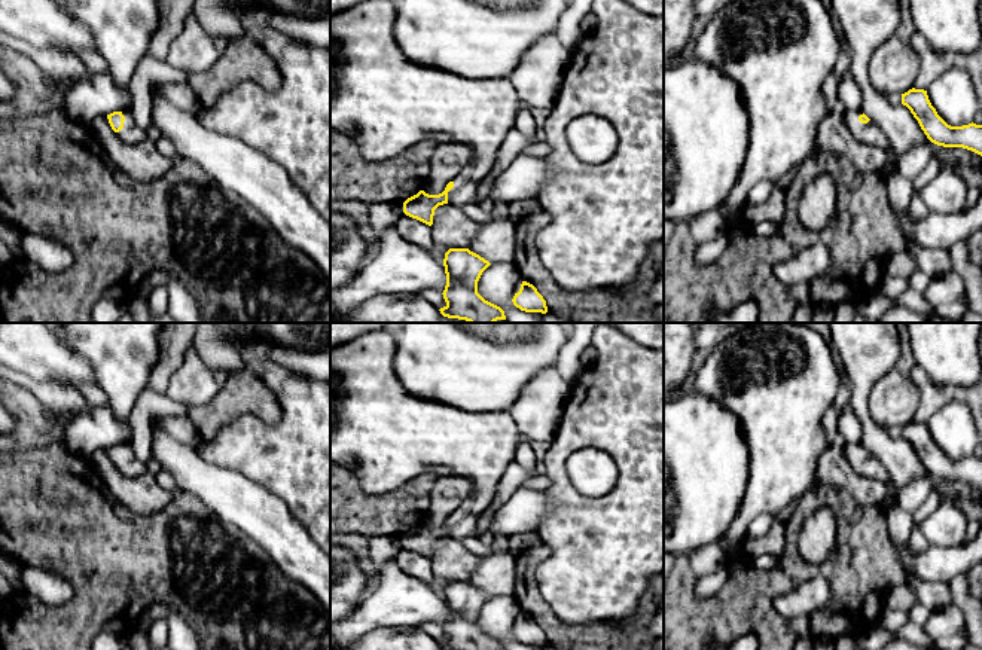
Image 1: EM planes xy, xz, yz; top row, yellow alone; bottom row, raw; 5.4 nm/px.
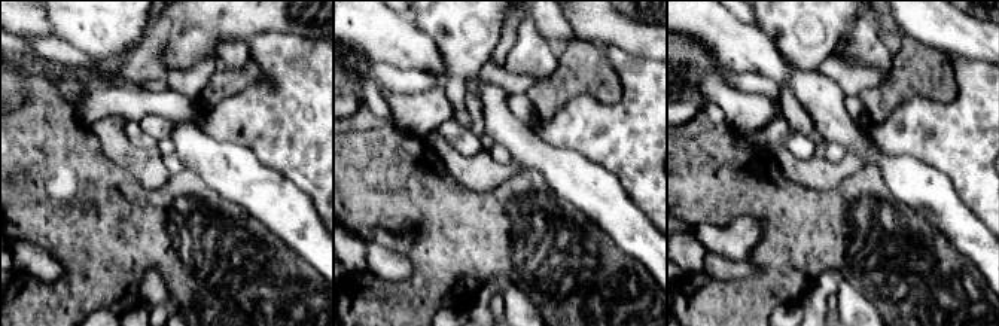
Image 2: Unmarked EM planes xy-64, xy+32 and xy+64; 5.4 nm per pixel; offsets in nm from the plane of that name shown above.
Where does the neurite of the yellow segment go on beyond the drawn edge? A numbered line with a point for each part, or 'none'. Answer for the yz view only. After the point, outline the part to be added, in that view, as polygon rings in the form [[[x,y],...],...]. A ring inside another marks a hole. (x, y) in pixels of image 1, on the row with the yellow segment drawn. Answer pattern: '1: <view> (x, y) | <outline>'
1: yz (869, 133) | [[[847,110],[844,120],[850,132],[861,143],[876,146],[888,153],[893,153],[894,149],[884,132],[872,120],[861,123],[859,116],[863,115],[861,110]]]

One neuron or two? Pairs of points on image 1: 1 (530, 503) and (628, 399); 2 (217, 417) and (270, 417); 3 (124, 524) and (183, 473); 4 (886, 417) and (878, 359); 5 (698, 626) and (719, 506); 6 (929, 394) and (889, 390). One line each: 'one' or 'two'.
1: two
2: one
3: two
4: two
5: two
6: two

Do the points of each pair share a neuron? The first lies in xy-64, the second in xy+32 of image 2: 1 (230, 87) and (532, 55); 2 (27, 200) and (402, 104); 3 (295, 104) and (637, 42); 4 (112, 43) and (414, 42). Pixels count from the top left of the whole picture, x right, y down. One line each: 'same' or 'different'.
1: different
2: different
3: different
4: different

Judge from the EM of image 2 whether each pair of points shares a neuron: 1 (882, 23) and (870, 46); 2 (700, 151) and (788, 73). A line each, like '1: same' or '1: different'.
1: different
2: different

